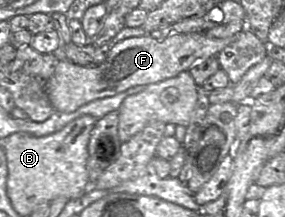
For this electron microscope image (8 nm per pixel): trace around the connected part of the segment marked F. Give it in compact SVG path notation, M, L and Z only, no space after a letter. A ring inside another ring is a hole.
M202 32L176 34L163 40L148 34L131 37L110 47L105 61L95 67L84 67L67 60L59 60L53 75L48 79L45 91L55 112L71 113L94 100L112 97L134 86L147 86L189 71L197 63L216 57L234 36L210 38Z

